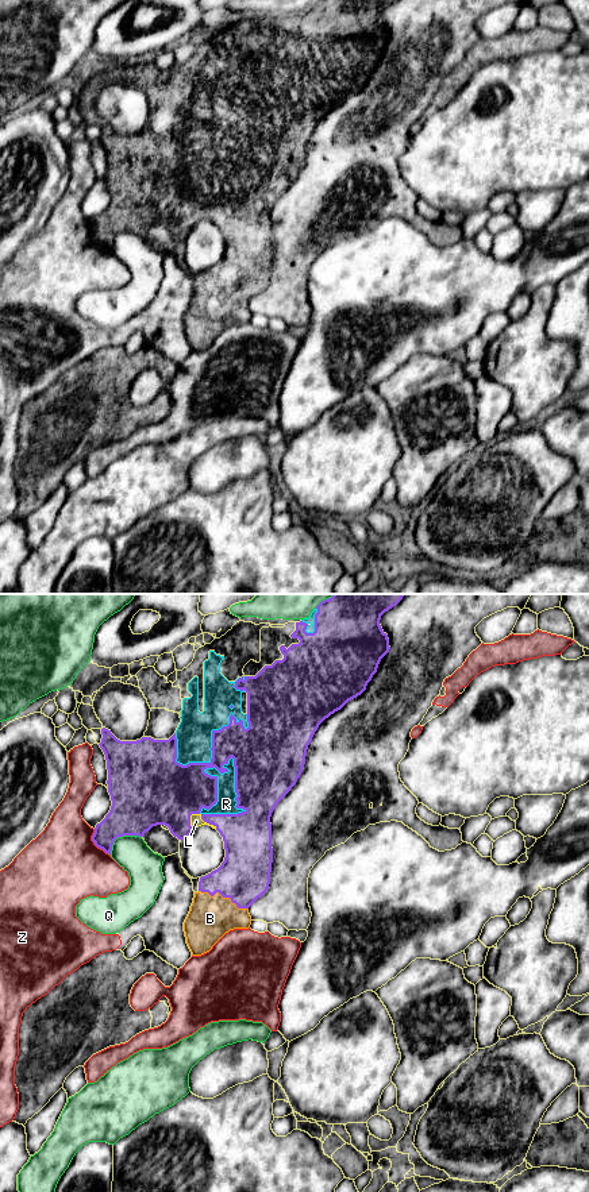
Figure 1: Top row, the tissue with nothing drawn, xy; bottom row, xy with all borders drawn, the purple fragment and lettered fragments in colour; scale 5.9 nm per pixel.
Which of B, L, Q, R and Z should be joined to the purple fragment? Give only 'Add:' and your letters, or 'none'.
Add: B, L, R

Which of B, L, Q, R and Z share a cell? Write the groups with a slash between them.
B L R / Q / Z

